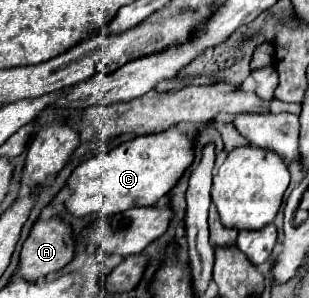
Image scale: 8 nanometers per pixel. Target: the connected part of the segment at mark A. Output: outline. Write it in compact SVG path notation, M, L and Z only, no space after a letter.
M58 217L36 221L22 245L16 275L26 281L38 281L58 273L74 257L72 229Z

